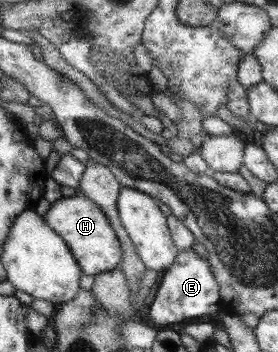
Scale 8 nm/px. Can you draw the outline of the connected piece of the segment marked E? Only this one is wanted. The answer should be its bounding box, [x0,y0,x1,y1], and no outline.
[149,247,221,327]

